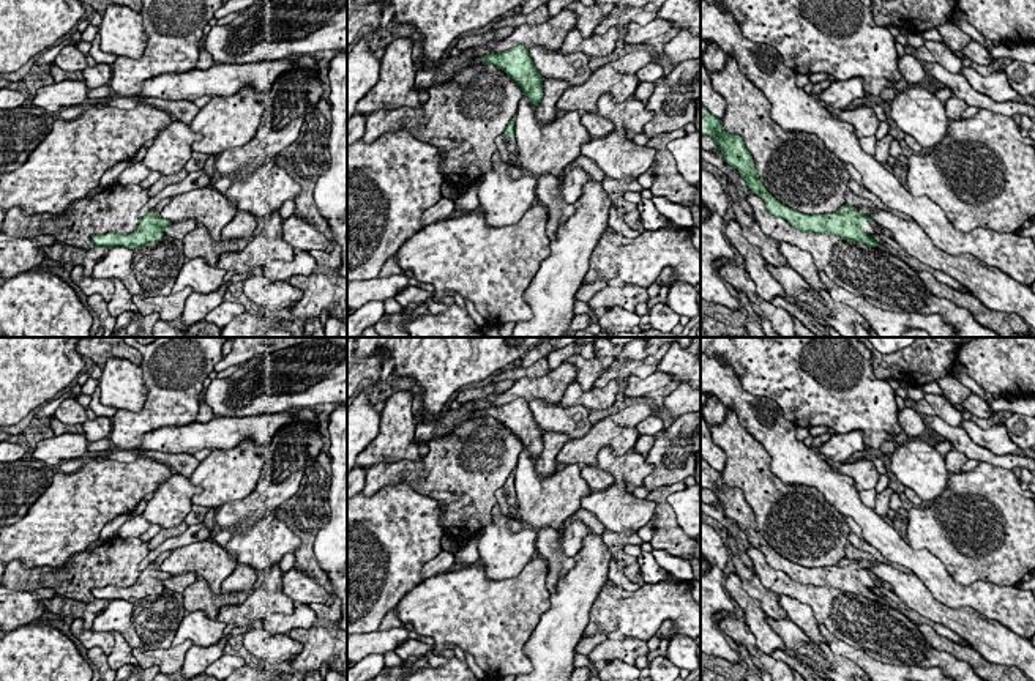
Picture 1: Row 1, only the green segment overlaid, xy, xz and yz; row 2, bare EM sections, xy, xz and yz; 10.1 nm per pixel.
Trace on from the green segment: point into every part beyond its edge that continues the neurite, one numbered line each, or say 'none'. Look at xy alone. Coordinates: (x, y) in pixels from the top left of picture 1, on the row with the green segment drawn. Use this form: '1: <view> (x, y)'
none

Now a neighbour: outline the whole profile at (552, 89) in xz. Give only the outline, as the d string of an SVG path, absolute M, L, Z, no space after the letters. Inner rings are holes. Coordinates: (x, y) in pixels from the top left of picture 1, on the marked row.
M546 79L543 82L543 98L535 112L535 117L541 125L547 125L557 117L555 104L566 88L570 88L566 80Z

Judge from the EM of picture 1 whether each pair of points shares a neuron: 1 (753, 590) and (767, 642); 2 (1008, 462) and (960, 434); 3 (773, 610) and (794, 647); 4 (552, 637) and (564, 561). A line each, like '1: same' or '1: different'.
1: different
2: same
3: different
4: different

